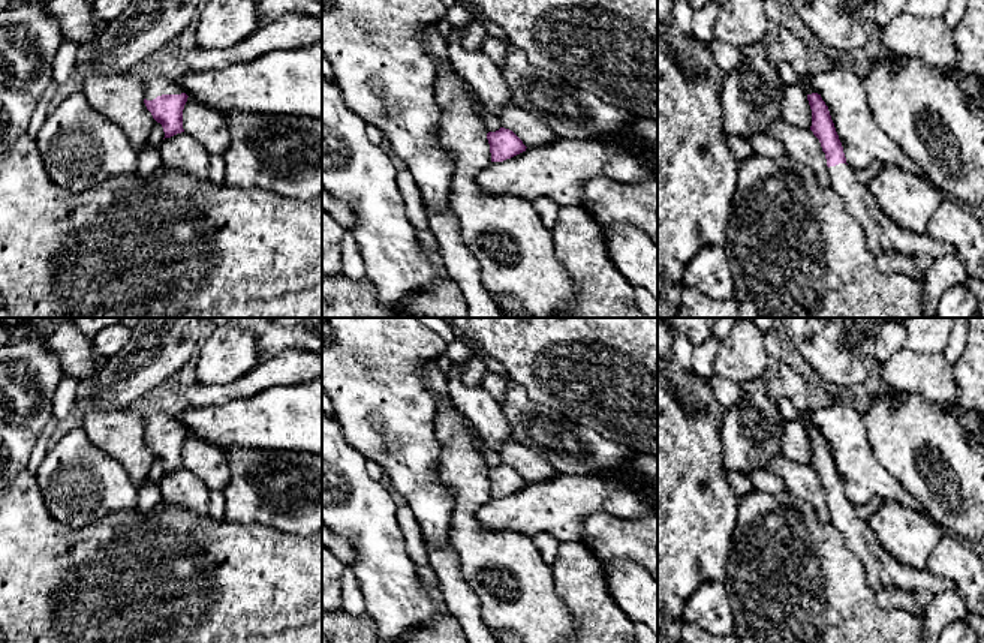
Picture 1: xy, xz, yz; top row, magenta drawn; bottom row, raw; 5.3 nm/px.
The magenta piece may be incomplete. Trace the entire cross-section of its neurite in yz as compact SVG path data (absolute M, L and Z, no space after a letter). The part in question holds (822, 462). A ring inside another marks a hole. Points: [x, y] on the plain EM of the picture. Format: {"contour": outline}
{"contour": "M800 414L798 420L807 429L812 445L810 466L819 475L825 489L830 525L840 534L848 549L863 562L872 591L879 594L884 589L897 588L902 591L929 592L935 597L947 589L954 589L950 580L939 579L927 570L903 565L882 549L869 523L855 514L855 507L846 499L842 478L821 430L810 424L806 414Z"}

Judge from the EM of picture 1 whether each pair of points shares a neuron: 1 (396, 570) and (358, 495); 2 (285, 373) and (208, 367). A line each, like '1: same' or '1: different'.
1: same
2: different

